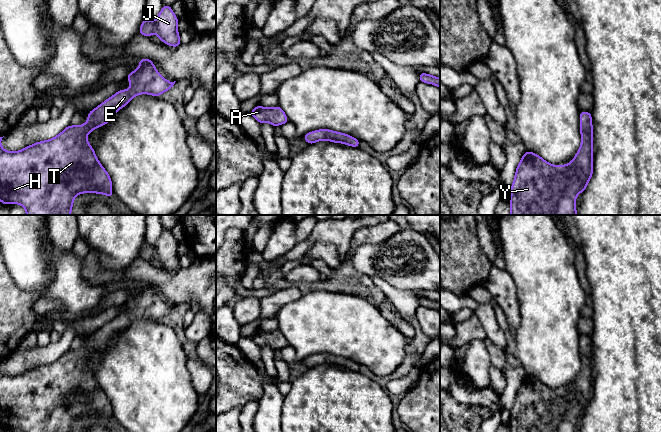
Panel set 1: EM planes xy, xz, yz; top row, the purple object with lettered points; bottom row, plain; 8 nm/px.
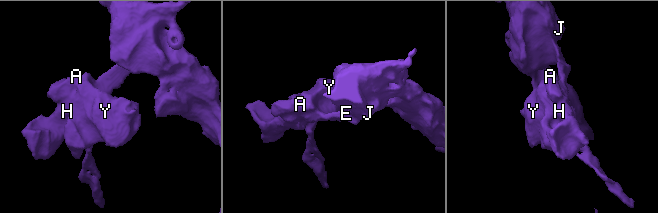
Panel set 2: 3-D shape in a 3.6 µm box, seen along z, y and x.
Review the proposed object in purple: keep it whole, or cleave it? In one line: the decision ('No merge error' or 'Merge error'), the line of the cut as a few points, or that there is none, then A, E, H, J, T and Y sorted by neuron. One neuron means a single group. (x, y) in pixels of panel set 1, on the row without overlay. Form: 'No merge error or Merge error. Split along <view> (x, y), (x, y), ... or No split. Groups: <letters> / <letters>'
No merge error. No split. Groups: A E H J T Y

